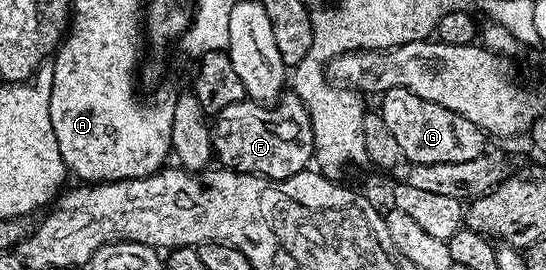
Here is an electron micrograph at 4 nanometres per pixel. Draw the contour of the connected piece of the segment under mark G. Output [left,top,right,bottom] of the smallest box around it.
[379,88,487,165]

